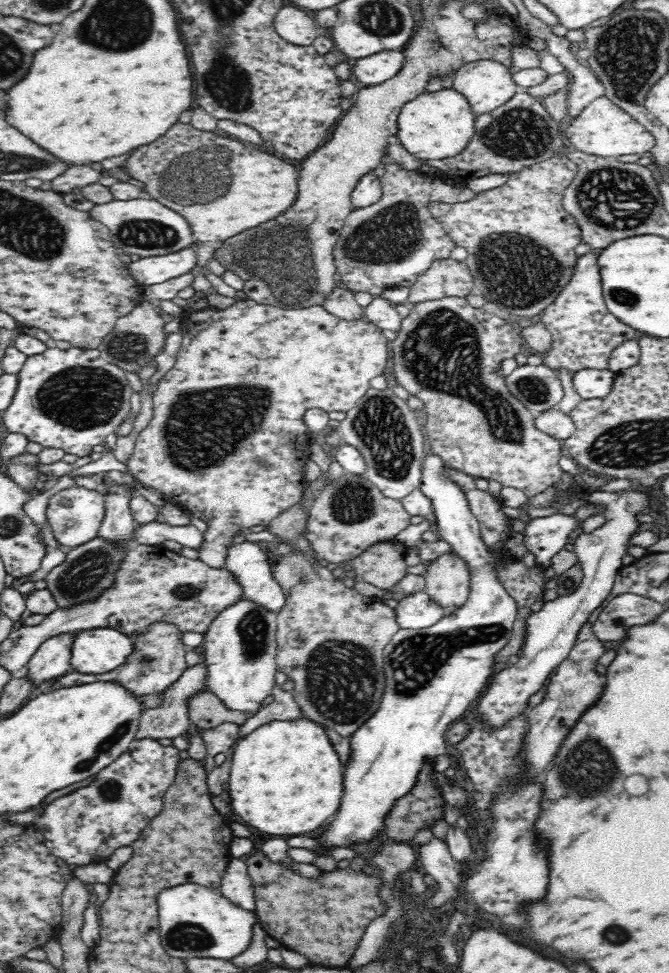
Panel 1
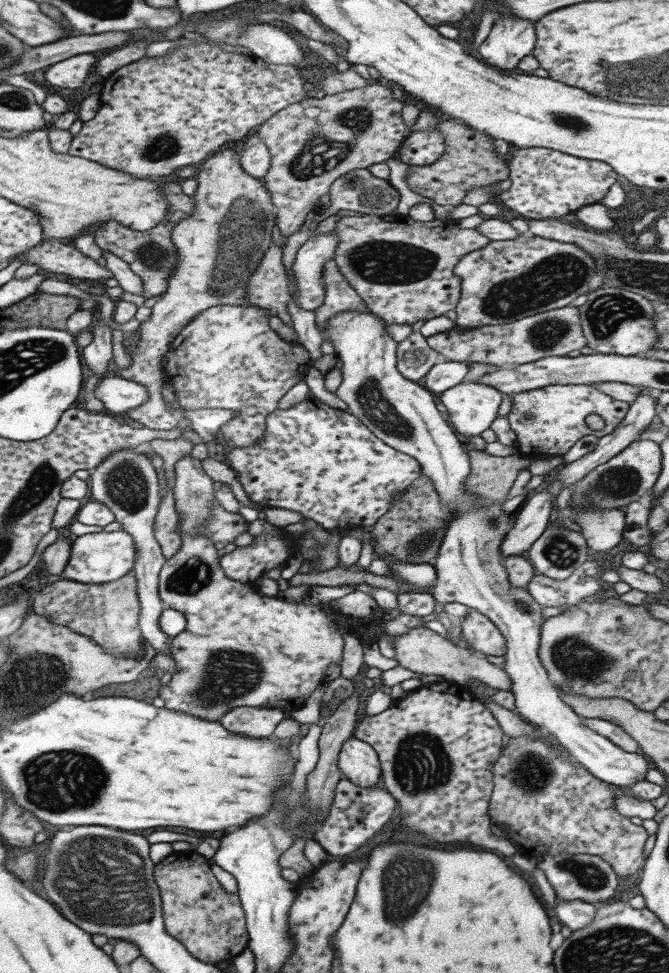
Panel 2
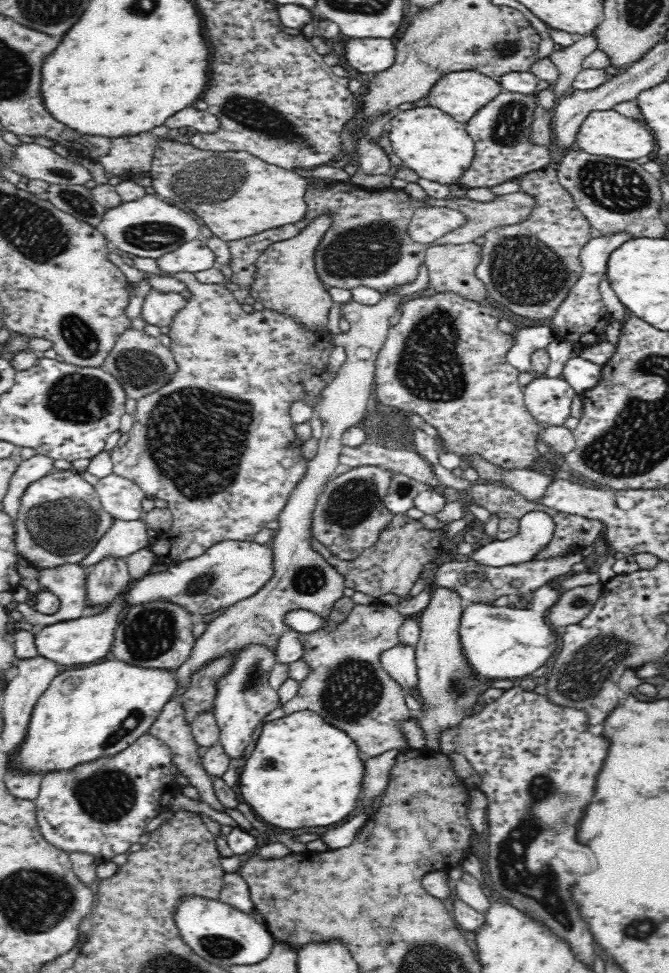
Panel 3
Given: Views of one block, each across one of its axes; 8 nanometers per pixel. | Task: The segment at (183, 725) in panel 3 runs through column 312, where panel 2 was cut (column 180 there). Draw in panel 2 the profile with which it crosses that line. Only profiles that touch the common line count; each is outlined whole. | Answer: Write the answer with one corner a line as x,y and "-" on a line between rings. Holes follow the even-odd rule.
191,455
180,458
175,466
176,483
173,491
175,508
183,524
180,534
182,546
162,567
158,588
160,599
186,617
186,626
172,640
170,653
177,666
176,674
160,687
157,696
164,700
166,708
204,720
219,721
238,706
266,709
275,706
276,709
294,712
310,698
318,684
325,681
330,664
338,663
341,666
344,646
342,631
333,628
334,623
321,606
267,597
252,582
242,583
227,577
219,563
218,549
210,537
197,534
197,530
209,519
209,508
216,498
217,484
204,471
202,462

